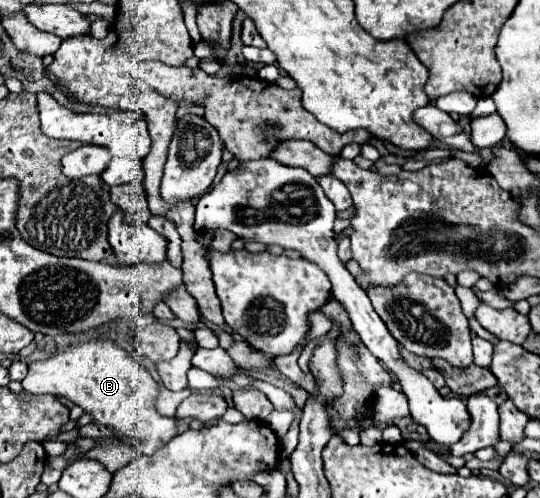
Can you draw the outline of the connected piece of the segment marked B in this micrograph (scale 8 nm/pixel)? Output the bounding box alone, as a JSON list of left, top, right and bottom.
[22,339,178,455]

